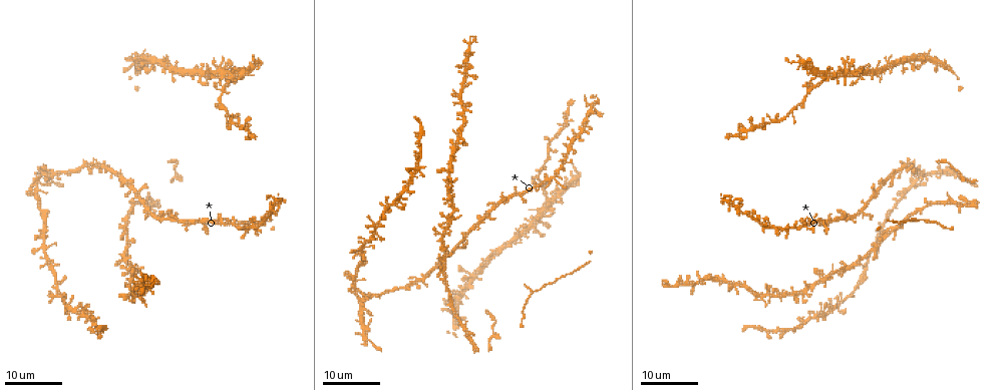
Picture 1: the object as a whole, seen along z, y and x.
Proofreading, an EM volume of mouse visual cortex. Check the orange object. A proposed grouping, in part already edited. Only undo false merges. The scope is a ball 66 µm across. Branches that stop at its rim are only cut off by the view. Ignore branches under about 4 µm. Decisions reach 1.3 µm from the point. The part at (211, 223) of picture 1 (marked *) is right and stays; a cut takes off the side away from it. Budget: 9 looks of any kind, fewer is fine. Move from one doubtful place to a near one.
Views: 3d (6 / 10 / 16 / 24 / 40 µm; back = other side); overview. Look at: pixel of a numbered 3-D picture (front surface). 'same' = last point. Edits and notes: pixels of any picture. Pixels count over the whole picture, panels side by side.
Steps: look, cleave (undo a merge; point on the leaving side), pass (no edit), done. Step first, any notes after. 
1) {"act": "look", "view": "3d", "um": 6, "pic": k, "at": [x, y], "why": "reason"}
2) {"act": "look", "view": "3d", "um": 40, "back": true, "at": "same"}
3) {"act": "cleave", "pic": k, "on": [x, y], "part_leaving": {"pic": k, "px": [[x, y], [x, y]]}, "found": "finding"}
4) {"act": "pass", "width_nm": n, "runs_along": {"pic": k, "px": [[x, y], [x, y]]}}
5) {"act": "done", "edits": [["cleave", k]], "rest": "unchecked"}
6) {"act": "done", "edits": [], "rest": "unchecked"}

{"act": "look", "view": "3d", "um": 16, "pic": 1, "at": [556, 178], "why": "small branch off a trunk"}

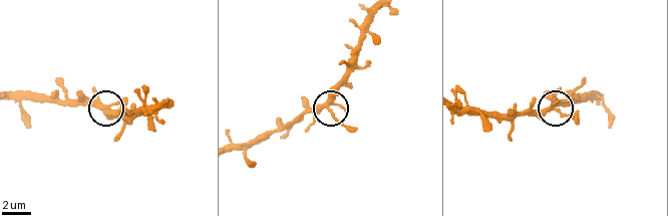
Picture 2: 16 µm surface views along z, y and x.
{"act": "look", "view": "3d", "um": 6, "pic": 2, "at": [328, 105], "why": "zoom in"}

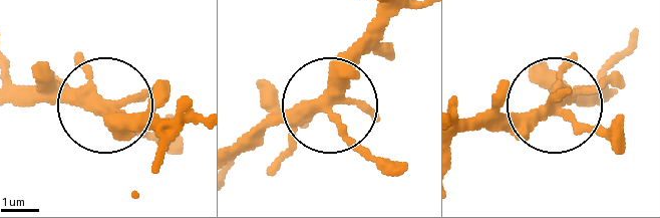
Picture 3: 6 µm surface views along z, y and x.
{"act": "pass", "runs_along": {"pic": 3, "px": [[608, 88], [561, 111], [621, 152]]}, "found": "one neuron here"}

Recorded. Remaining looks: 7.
{"act": "look", "view": "3d", "um": 24, "pic": 1, "at": [355, 290], "why": "looks like a crossing"}

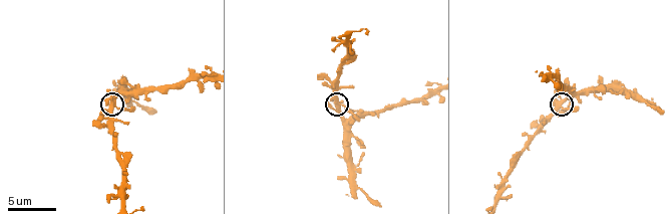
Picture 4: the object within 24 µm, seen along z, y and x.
{"act": "look", "view": "3d", "um": 6, "pic": 4, "at": [339, 103]}

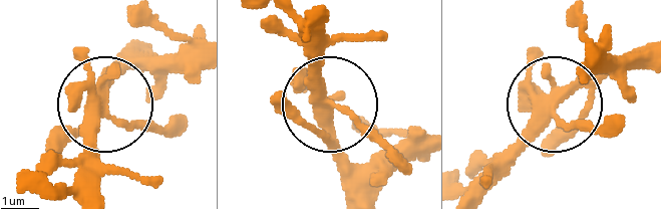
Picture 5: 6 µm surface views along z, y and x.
{"act": "pass", "runs_along": {"pic": 5, "px": [[192, 49], [105, 88], [124, 120], [180, 124]]}, "found": "continuous, no second neuron"}

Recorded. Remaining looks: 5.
{"act": "look", "view": "3d", "um": 24, "pic": 1, "at": [528, 297], "why": "thin arm on a thick one"}

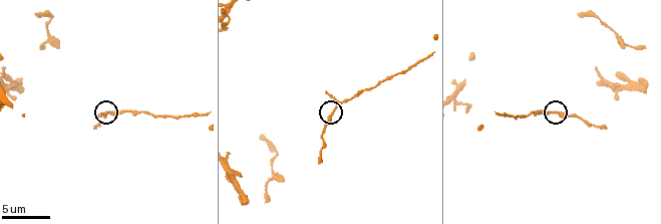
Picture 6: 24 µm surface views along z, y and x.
{"act": "look", "view": "3d", "um": 10, "pic": 6, "at": [336, 108]}

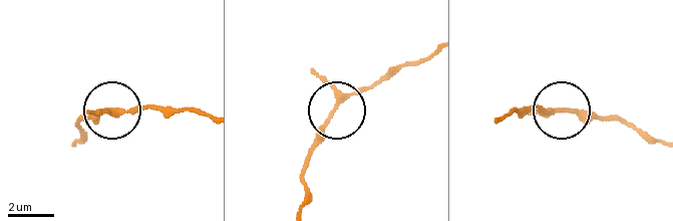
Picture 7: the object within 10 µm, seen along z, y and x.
{"act": "pass", "width_nm": 180, "found": "one neuron here"}

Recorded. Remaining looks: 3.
{"act": "look", "view": "3d", "um": 6, "pic": 6, "at": [276, 153], "why": "sudden change in width"}

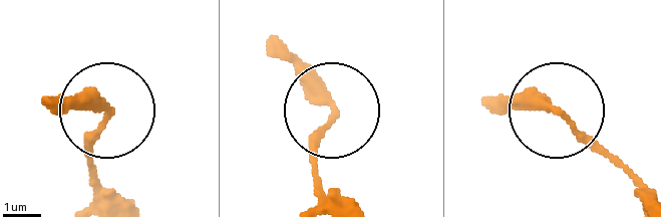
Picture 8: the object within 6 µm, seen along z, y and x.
{"act": "pass", "found": "all the same neuron"}

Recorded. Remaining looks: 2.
{"act": "done", "edits": [], "rest": "unchecked"}

